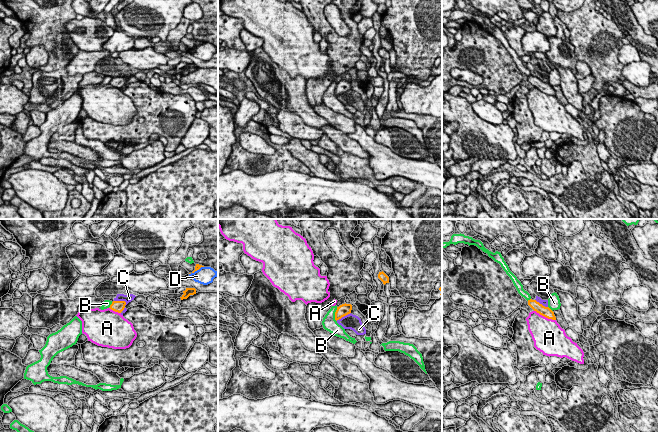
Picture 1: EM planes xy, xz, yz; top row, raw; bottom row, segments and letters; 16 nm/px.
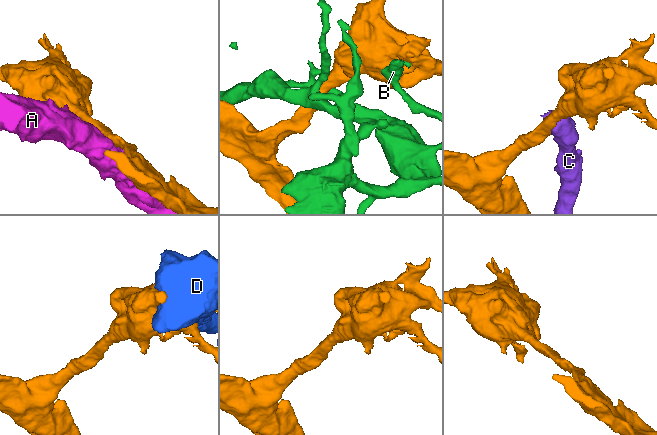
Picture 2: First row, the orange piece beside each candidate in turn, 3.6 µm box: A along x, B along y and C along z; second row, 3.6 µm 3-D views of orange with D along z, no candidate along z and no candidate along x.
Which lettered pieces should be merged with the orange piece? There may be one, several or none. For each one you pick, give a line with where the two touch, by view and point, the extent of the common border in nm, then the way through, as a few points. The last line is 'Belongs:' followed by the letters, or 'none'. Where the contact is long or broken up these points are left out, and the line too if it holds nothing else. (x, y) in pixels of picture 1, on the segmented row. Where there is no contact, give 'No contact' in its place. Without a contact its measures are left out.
Belongs: none

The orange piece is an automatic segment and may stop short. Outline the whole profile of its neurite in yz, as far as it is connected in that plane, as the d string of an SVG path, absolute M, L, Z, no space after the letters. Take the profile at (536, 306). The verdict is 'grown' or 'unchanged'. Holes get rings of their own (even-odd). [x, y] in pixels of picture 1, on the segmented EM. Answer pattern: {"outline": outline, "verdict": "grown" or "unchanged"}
{"outline": "M528 300L528 305L537 313L539 313L540 315L548 318L548 319L552 319L552 320L556 320L556 317L554 315L554 312L549 308L549 307L545 307L542 304L540 304L539 302L537 302L536 300Z", "verdict": "unchanged"}

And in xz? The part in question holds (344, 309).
{"outline": "M342 304L339 307L337 307L337 310L335 312L335 320L339 320L342 317L348 315L351 313L352 305L351 304Z", "verdict": "unchanged"}

